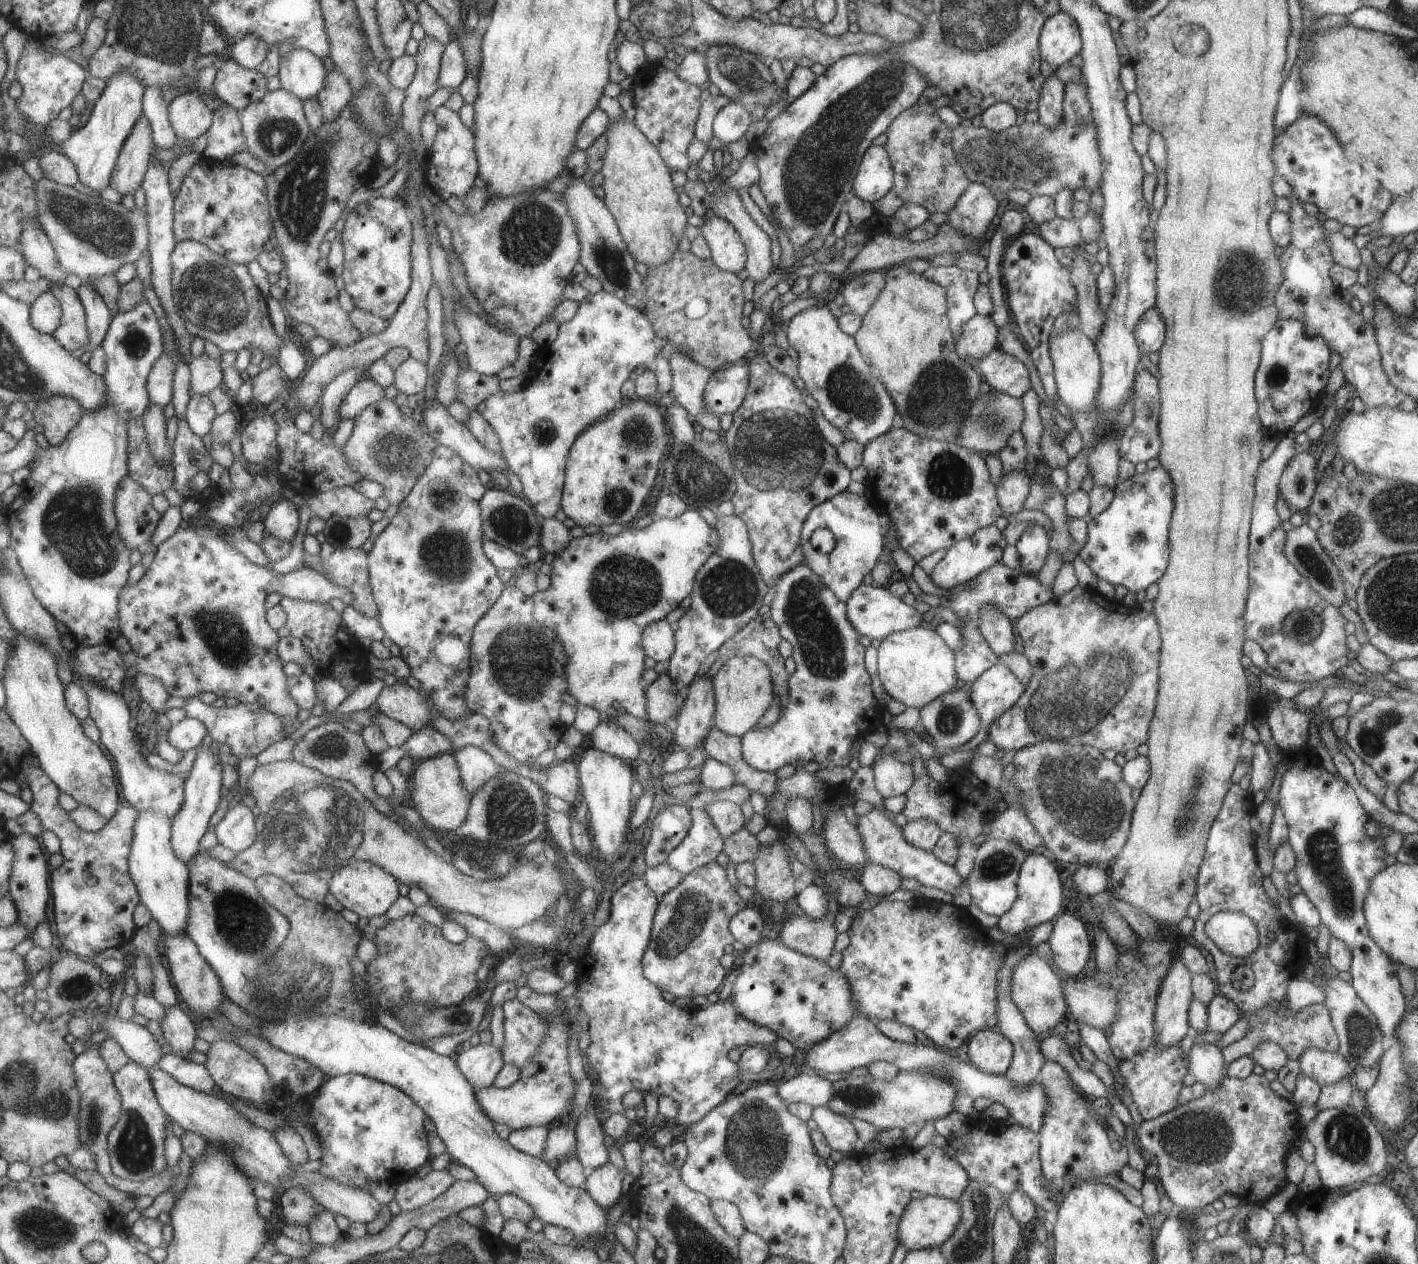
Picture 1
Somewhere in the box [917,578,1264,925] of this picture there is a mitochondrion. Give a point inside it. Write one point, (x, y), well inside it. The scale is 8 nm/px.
(1074, 697)

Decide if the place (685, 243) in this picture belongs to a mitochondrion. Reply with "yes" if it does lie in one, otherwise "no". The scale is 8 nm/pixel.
no

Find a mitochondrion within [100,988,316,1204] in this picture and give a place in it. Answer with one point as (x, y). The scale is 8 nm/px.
(135, 1151)

